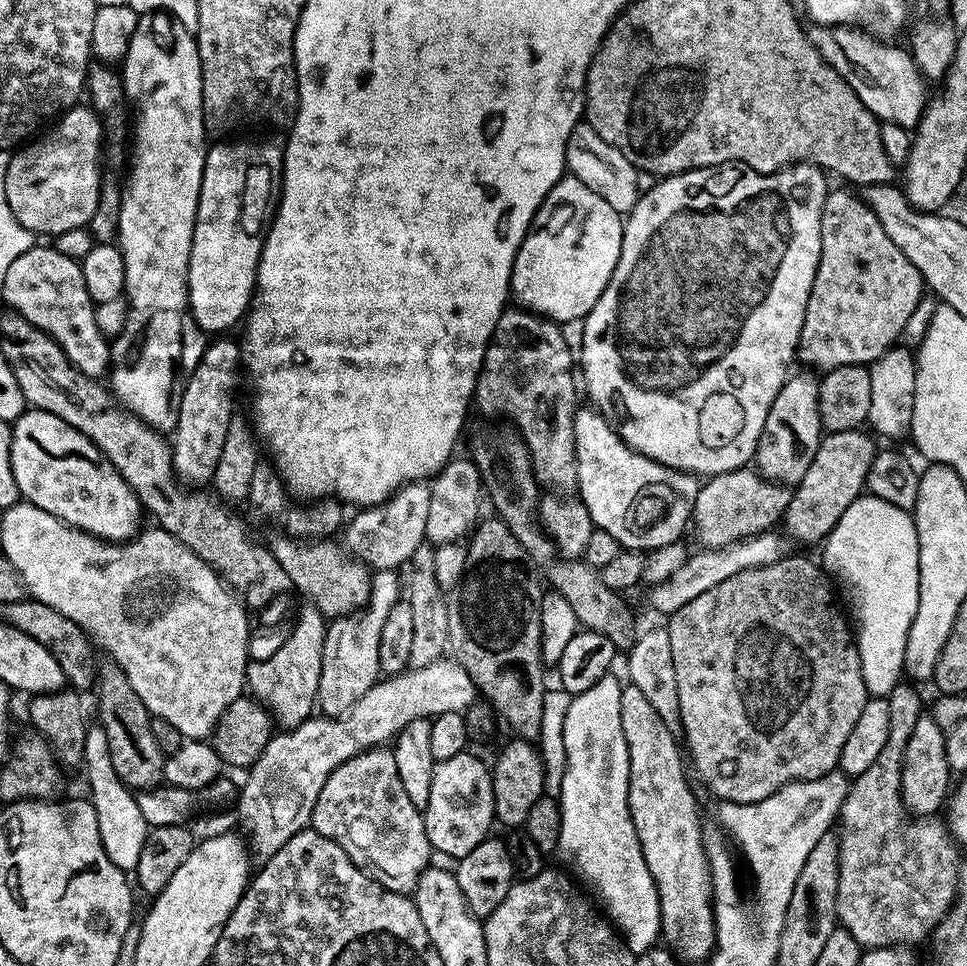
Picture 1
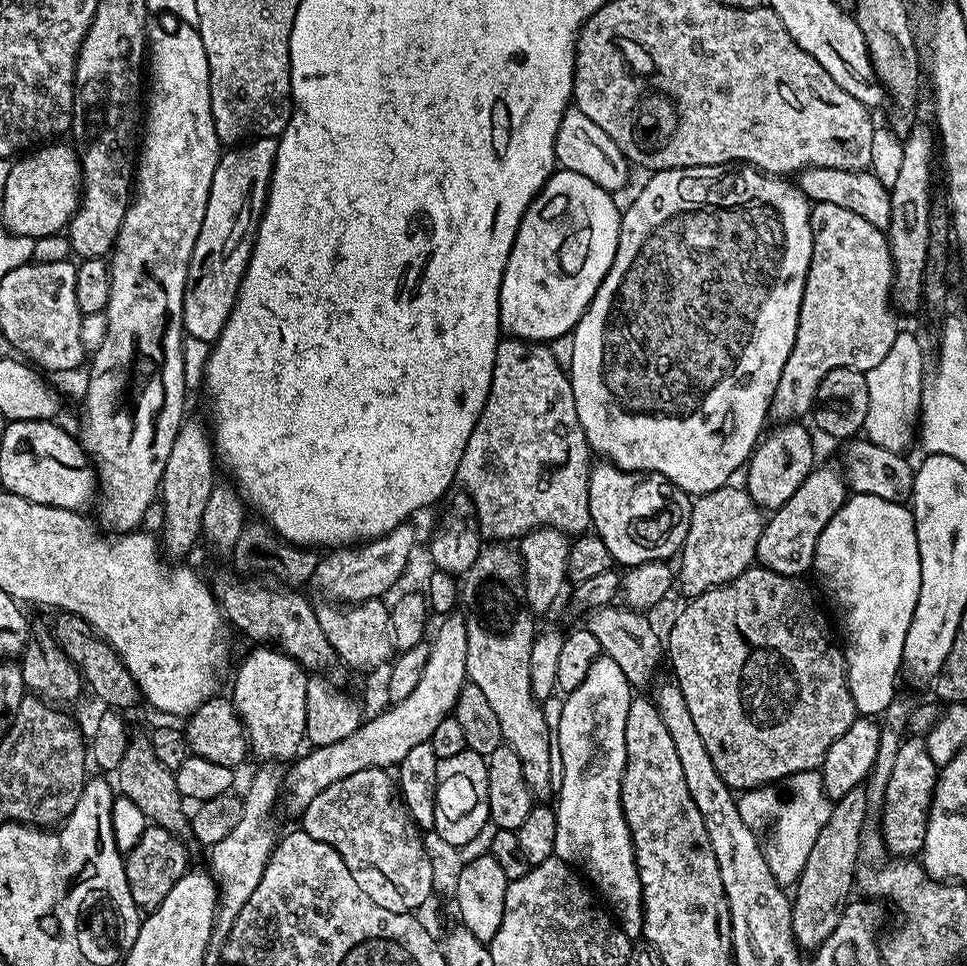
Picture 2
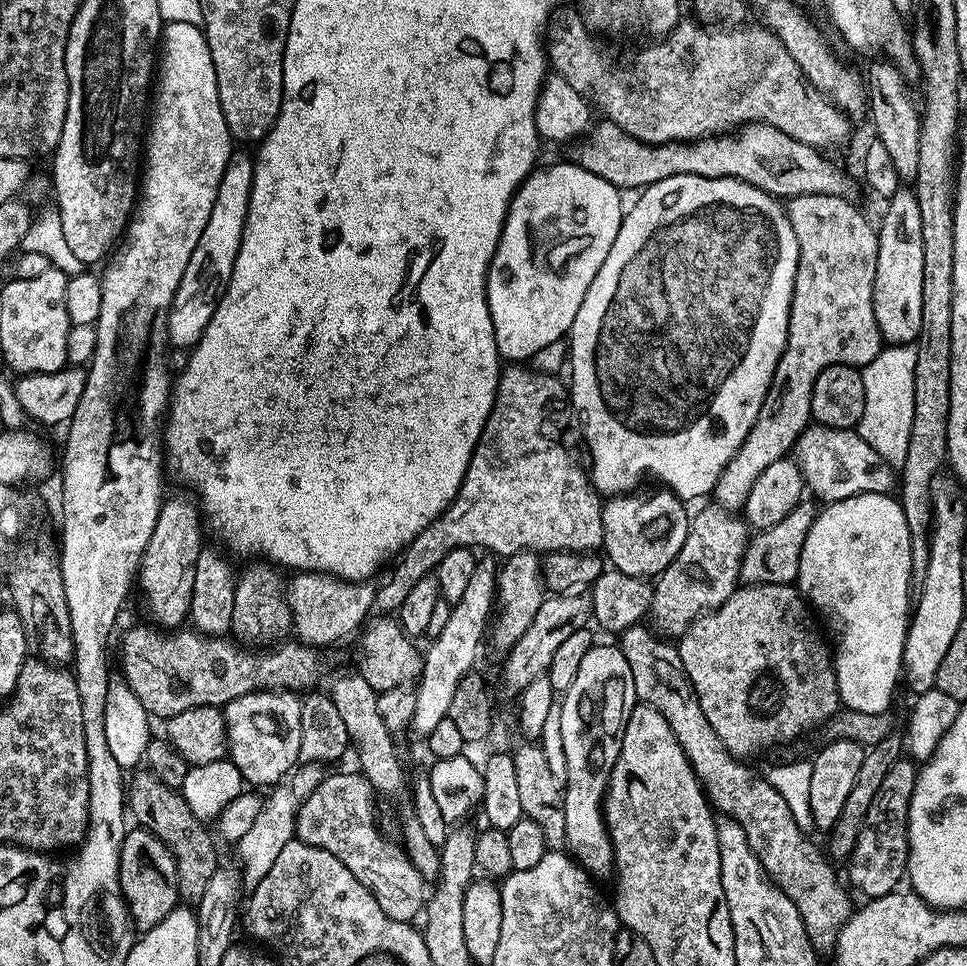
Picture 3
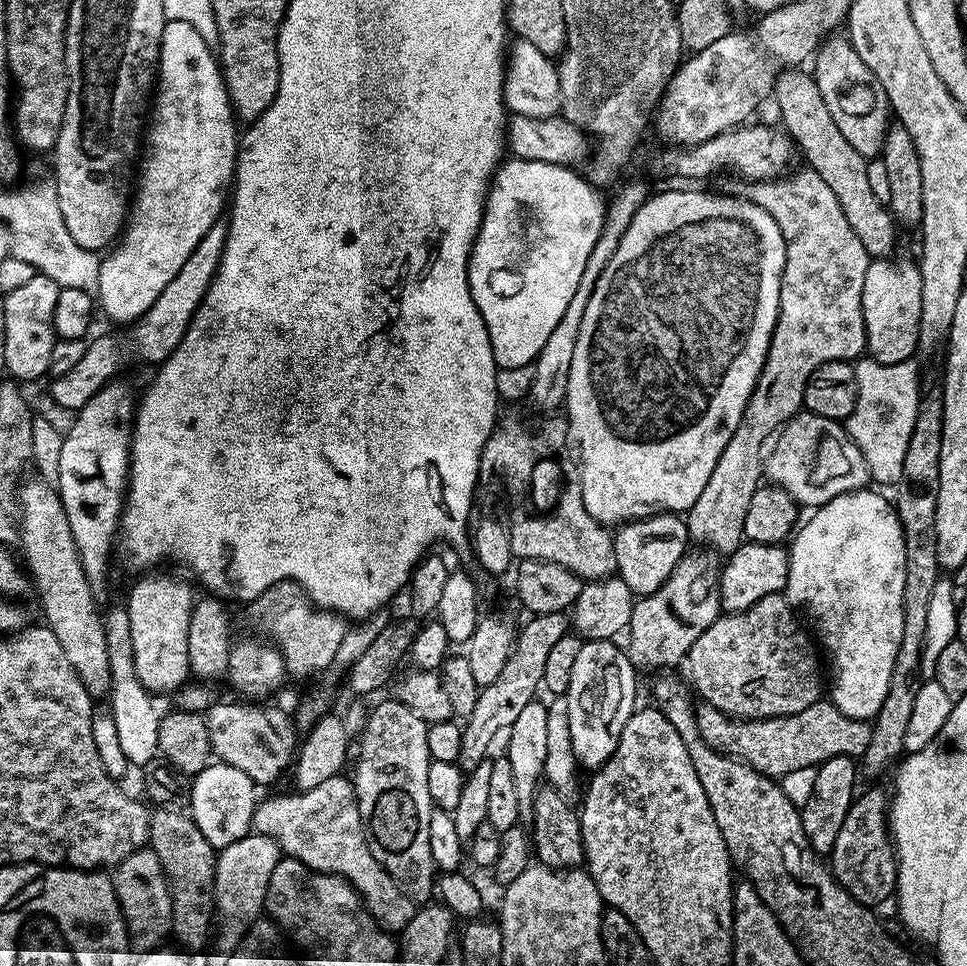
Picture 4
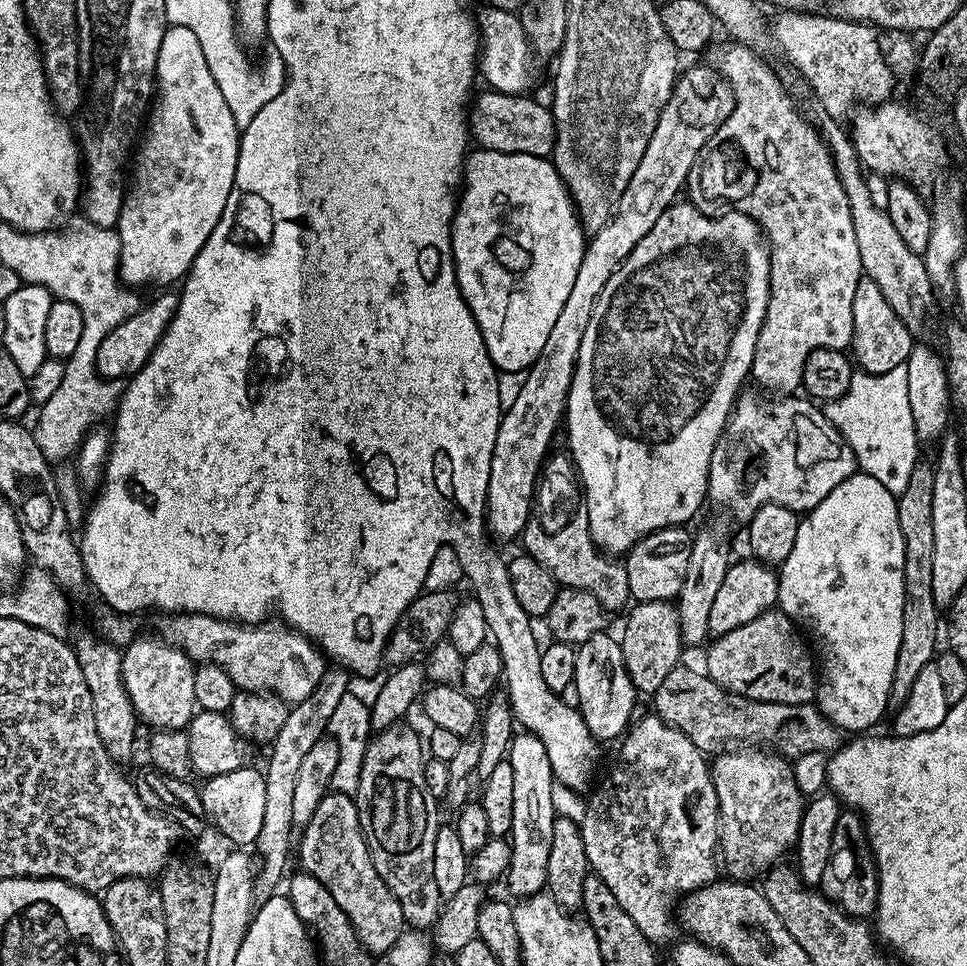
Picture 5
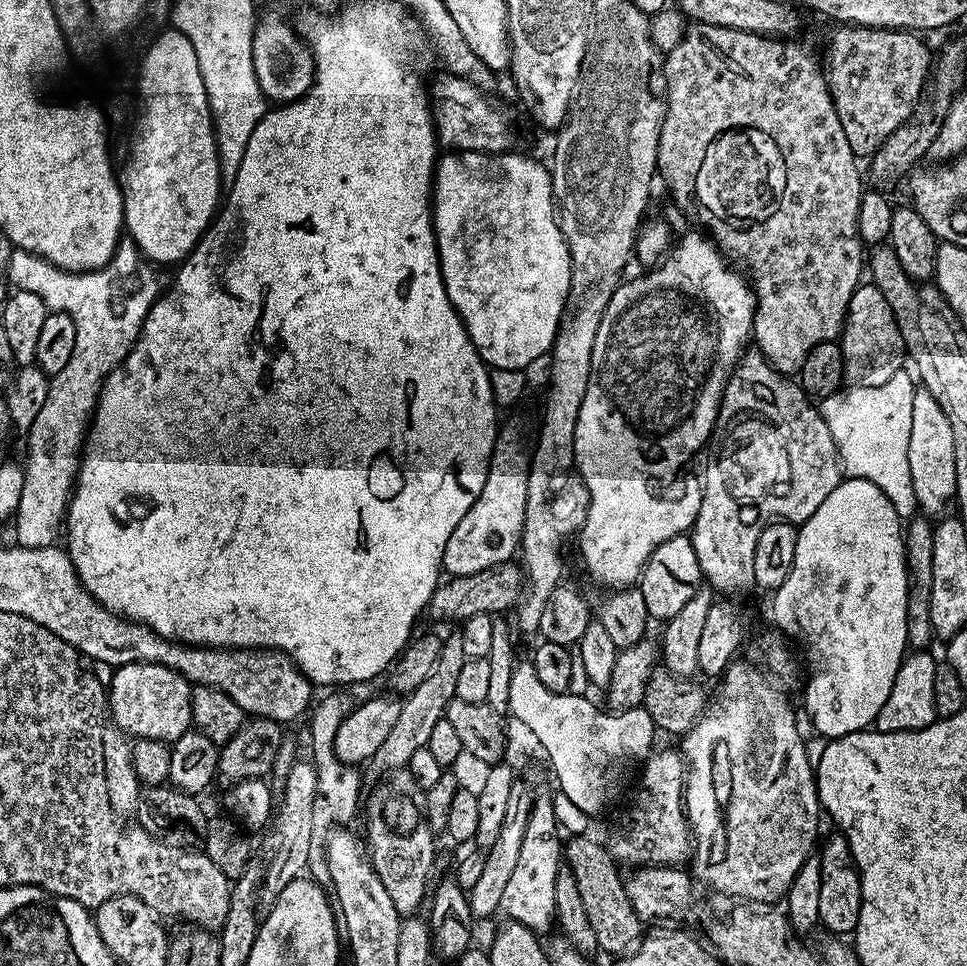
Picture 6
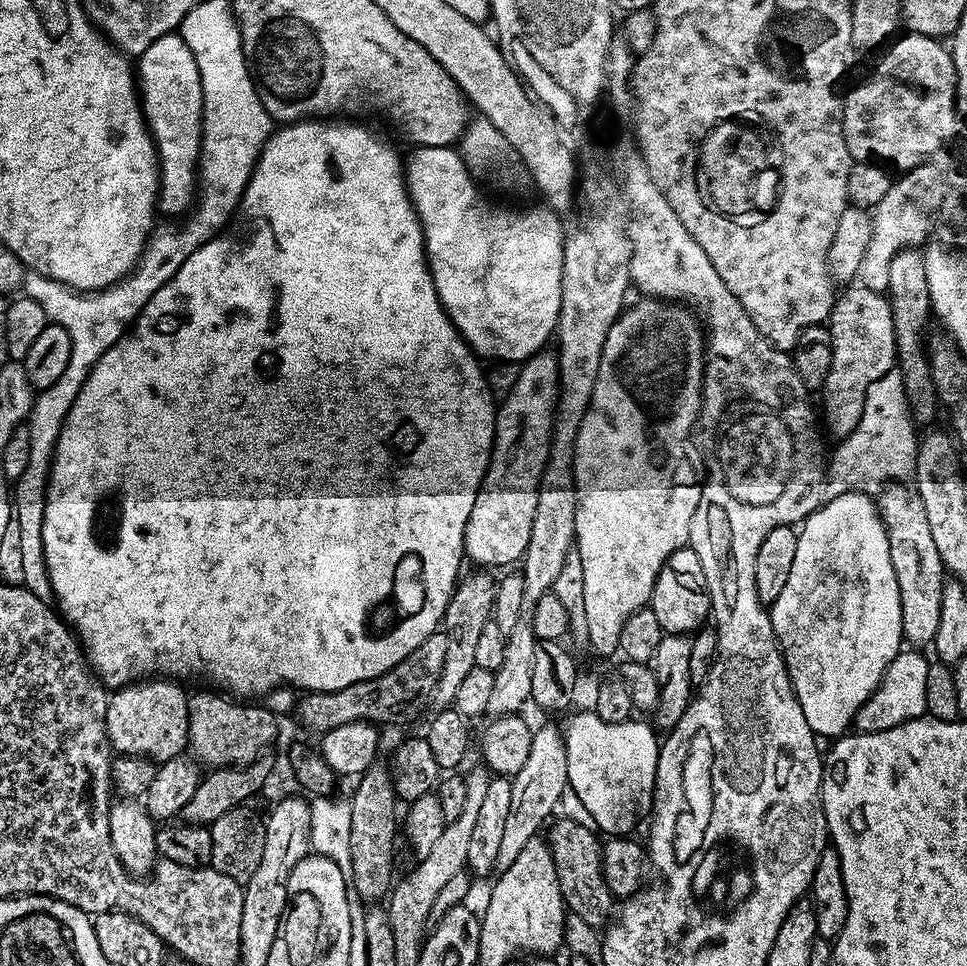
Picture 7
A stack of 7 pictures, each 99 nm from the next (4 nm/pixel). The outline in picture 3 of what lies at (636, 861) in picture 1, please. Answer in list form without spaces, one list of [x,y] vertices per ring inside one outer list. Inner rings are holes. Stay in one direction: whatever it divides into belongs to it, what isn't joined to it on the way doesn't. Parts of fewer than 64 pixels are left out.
[[[596,642],[593,643],[590,650],[586,650],[586,658],[582,658],[578,675],[574,677],[574,686],[570,686],[570,690],[563,693],[558,704],[560,748],[564,751],[564,768],[568,771],[564,785],[566,848],[572,859],[593,878],[611,877],[614,872],[612,839],[608,833],[608,827],[604,824],[604,796],[608,792],[608,783],[612,777],[614,762],[618,762],[618,754],[622,750],[626,722],[637,703],[634,674],[630,674],[630,662],[626,662],[626,658],[615,643],[600,644],[600,642]]]

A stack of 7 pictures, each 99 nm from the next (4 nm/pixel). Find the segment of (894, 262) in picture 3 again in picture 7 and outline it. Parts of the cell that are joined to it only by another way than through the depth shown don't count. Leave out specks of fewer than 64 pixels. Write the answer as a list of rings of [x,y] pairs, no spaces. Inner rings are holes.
[[[848,286],[841,292],[844,293],[835,297],[832,314],[826,321],[827,330],[832,336],[834,358],[830,358],[830,374],[826,374],[822,389],[822,424],[836,438],[849,436],[856,429],[862,418],[866,390],[870,390],[870,386],[878,382],[882,374],[893,371],[896,364],[892,301],[884,292],[875,292],[863,286]]]

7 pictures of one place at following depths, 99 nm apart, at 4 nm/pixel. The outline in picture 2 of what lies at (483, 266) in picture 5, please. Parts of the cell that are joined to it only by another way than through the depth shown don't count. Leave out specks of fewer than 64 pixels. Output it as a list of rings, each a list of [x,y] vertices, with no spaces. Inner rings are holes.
[[[563,170],[553,171],[552,177],[544,184],[544,189],[530,202],[530,206],[524,211],[522,222],[518,226],[518,234],[514,238],[514,246],[510,250],[510,258],[506,262],[506,270],[502,274],[502,286],[500,287],[500,327],[509,337],[518,340],[534,340],[537,342],[551,342],[559,336],[567,336],[575,329],[576,323],[582,318],[582,314],[590,306],[598,286],[606,278],[610,266],[614,262],[614,254],[618,250],[618,238],[620,237],[621,209],[616,209],[613,193],[602,190],[590,178],[582,178],[582,174],[574,174]]]

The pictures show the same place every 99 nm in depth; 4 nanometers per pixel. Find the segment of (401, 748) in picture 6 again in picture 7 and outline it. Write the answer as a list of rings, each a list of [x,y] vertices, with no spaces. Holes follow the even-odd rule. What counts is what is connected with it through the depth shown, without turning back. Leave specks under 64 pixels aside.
[[[488,570],[472,571],[476,572],[470,573],[468,577],[465,575],[457,583],[444,611],[442,630],[446,634],[446,658],[442,658],[442,674],[434,686],[430,701],[431,707],[434,706],[433,709],[436,710],[455,705],[458,685],[466,678],[466,674],[470,674],[470,670],[476,667],[474,650],[480,631],[486,627],[488,620],[493,619],[497,577]],[[377,762],[371,764],[358,777],[355,784],[356,789],[350,794],[350,884],[360,900],[380,902],[394,887],[392,846],[398,834],[398,812],[396,816],[398,797],[394,787],[394,777],[387,763]]]

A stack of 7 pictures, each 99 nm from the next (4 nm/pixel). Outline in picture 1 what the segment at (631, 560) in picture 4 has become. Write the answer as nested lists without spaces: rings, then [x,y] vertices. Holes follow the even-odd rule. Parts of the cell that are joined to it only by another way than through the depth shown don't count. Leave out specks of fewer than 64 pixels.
[[[580,406],[574,420],[576,442],[576,465],[578,466],[578,498],[586,506],[593,525],[606,530],[610,538],[620,543],[621,549],[635,550],[645,554],[654,548],[677,543],[684,527],[692,520],[692,507],[700,493],[701,481],[691,472],[680,472],[657,460],[638,454],[616,433],[604,415],[591,406]]]

